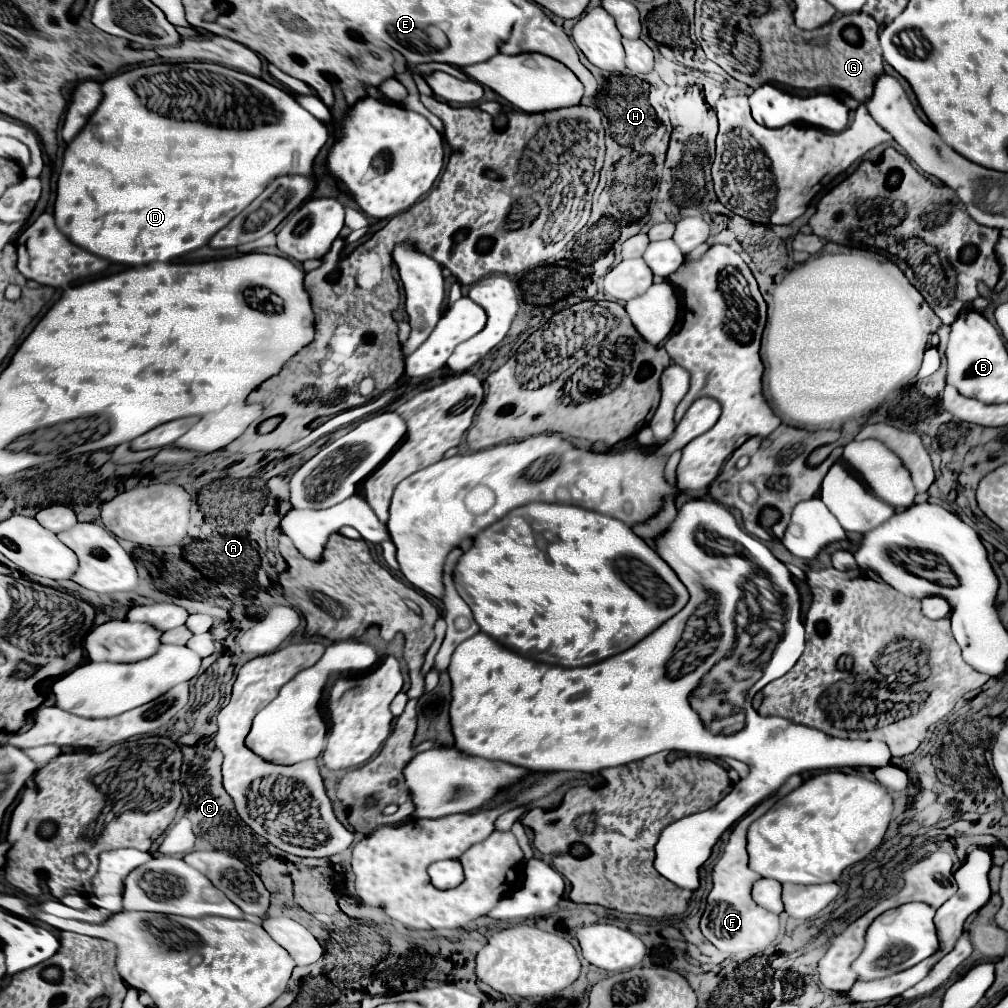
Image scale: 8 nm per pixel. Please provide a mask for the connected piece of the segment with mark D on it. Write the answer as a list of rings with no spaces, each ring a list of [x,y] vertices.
[[[180,63],[180,65],[146,65],[136,67],[126,73],[114,75],[102,83],[104,99],[92,113],[88,125],[68,143],[64,153],[62,171],[58,177],[58,197],[54,205],[54,219],[58,229],[78,247],[100,255],[114,263],[126,265],[146,265],[154,261],[170,261],[188,251],[204,247],[212,235],[226,227],[238,213],[242,213],[272,179],[280,175],[314,175],[314,159],[330,141],[330,129],[306,109],[302,109],[290,93],[274,87],[258,77],[214,65],[214,63]]]

